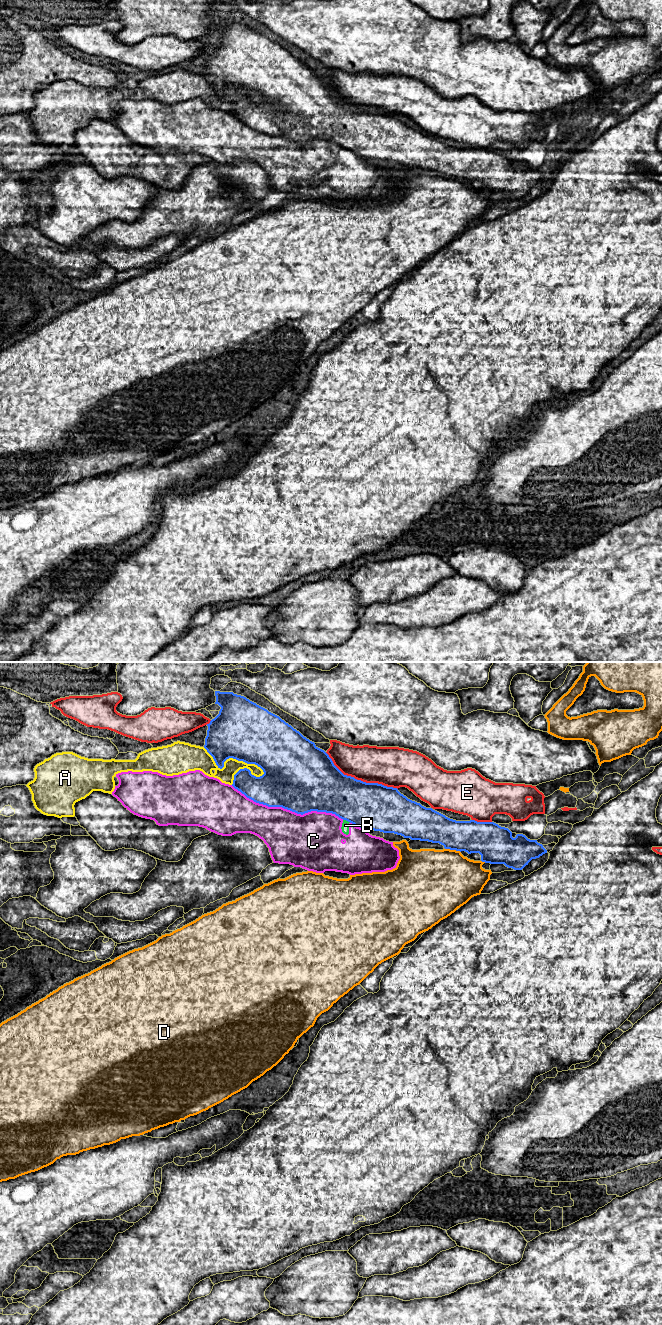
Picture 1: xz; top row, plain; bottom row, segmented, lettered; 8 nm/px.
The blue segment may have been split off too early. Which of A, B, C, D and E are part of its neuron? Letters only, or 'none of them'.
none of them

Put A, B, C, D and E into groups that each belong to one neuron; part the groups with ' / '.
A / B C / D / E

